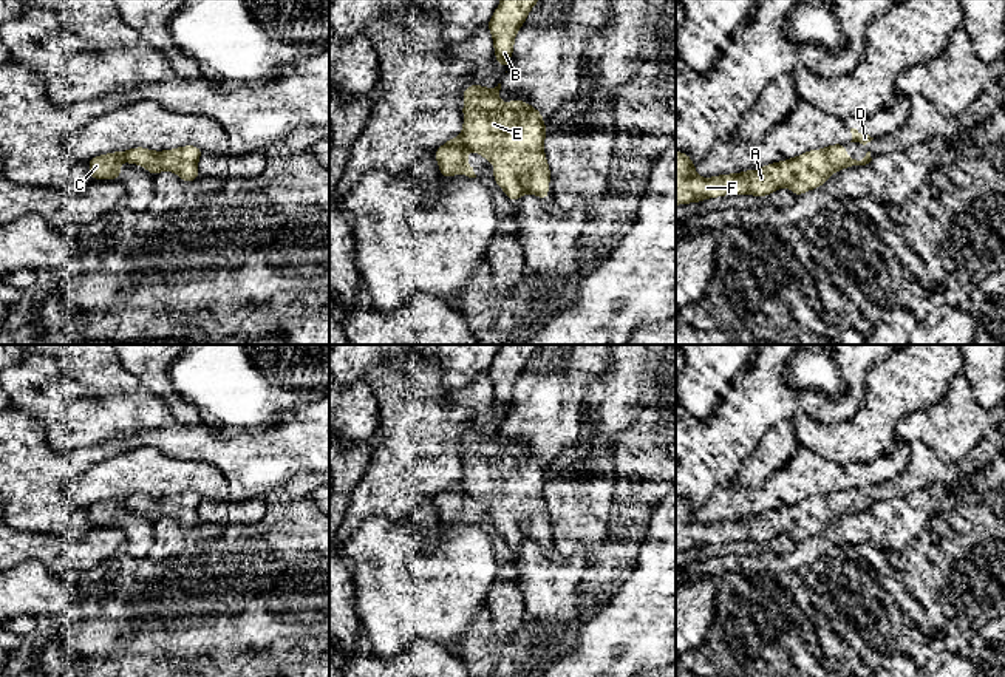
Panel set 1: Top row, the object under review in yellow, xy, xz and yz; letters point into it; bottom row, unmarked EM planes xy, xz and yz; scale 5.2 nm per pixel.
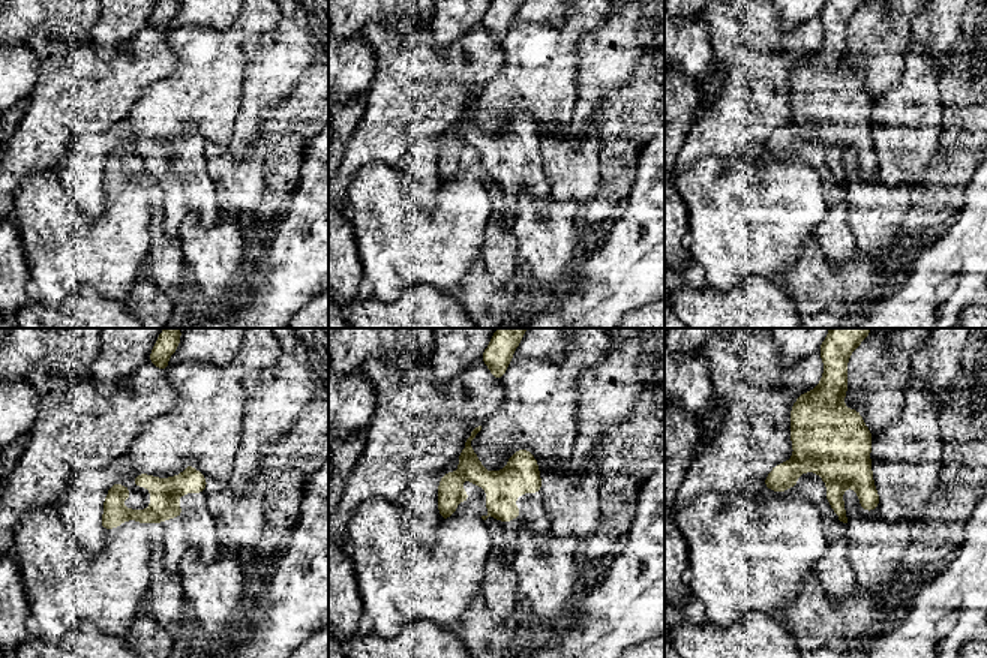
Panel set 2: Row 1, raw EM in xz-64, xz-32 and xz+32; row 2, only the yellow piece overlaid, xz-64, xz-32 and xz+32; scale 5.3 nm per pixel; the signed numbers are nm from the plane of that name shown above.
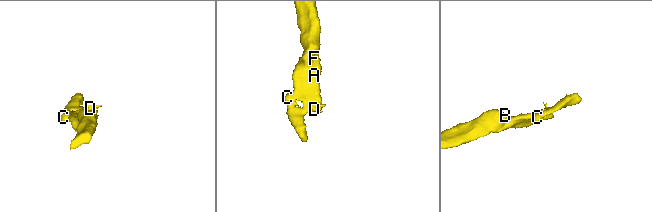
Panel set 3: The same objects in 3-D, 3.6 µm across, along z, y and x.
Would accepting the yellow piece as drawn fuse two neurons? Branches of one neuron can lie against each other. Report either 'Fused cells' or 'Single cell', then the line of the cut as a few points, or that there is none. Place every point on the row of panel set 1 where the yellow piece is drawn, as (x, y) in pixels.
Single cell. No split

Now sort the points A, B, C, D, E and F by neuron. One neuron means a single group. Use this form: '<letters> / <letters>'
A B C D E F

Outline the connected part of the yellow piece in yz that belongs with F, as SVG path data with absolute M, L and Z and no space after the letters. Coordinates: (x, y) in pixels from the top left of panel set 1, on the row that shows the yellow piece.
M833 144L758 170L700 178L691 158L676 151L676 206L725 195L768 196L782 187L801 196L821 187L833 172L866 165L870 161L870 151L863 159L850 159L846 155L846 144Z

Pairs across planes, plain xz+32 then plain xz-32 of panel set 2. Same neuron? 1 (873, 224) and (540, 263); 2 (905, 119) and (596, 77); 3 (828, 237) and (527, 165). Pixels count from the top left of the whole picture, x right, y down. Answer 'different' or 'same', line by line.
1: same
2: different
3: same

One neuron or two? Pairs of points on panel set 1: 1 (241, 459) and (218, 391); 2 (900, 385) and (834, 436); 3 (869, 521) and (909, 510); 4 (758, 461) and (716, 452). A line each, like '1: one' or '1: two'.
1: two
2: one
3: one
4: two

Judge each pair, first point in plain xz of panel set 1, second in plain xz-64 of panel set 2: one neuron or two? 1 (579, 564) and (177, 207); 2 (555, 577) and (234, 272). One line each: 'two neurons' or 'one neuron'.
1: two neurons
2: one neuron

